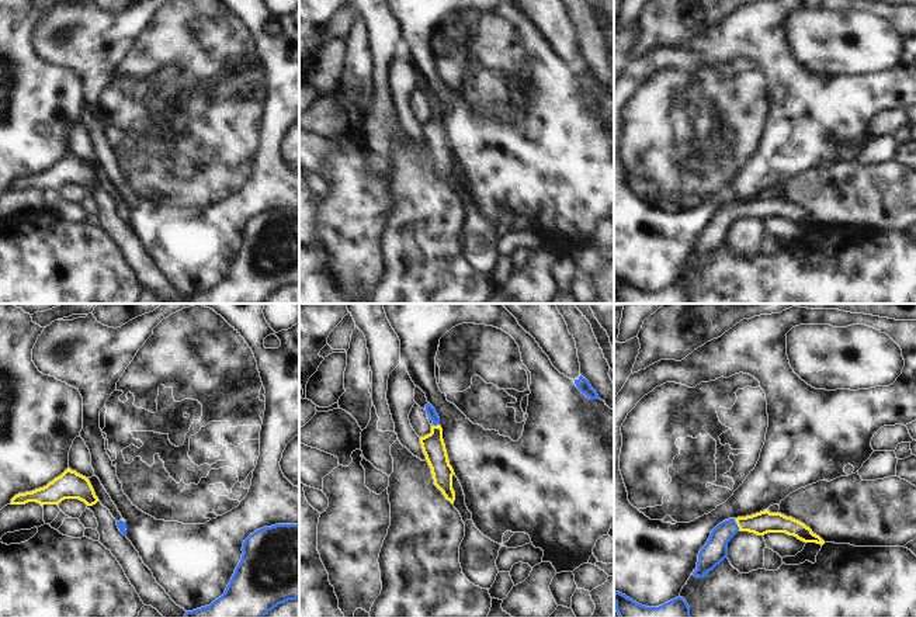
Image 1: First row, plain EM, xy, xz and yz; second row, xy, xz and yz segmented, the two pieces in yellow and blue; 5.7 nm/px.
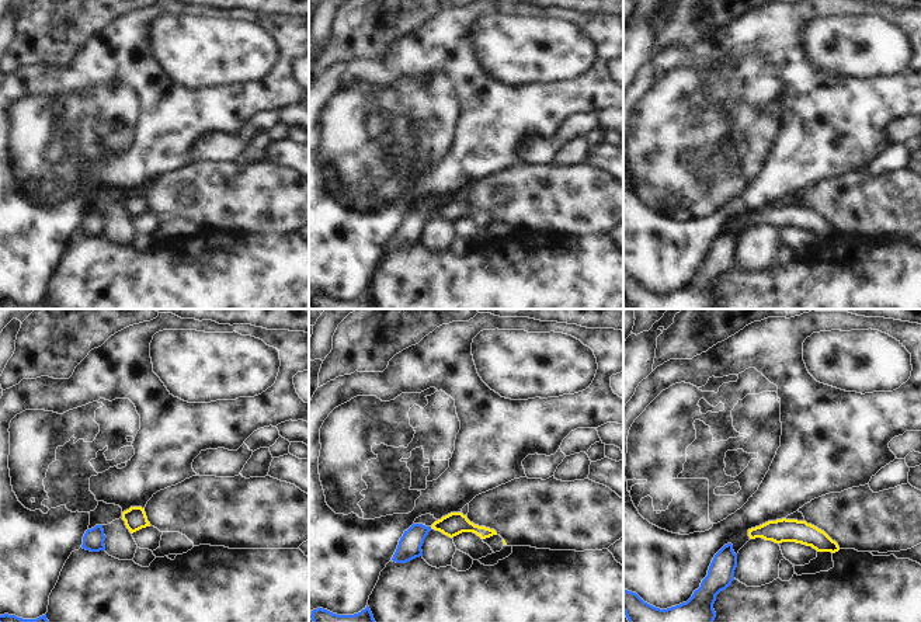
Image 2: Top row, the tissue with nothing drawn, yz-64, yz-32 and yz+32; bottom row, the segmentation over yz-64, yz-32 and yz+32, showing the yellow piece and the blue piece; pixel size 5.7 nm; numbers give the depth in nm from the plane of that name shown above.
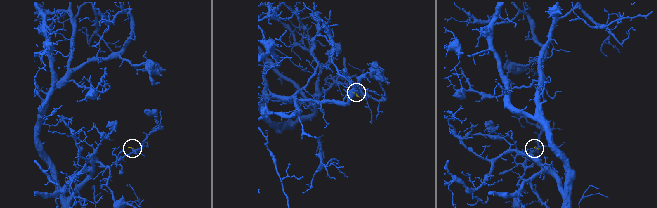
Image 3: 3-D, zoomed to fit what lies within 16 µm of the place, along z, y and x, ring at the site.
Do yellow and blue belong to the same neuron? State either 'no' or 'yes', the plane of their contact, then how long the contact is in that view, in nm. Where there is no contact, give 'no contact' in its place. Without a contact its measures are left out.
yes | yz | 80 nm

